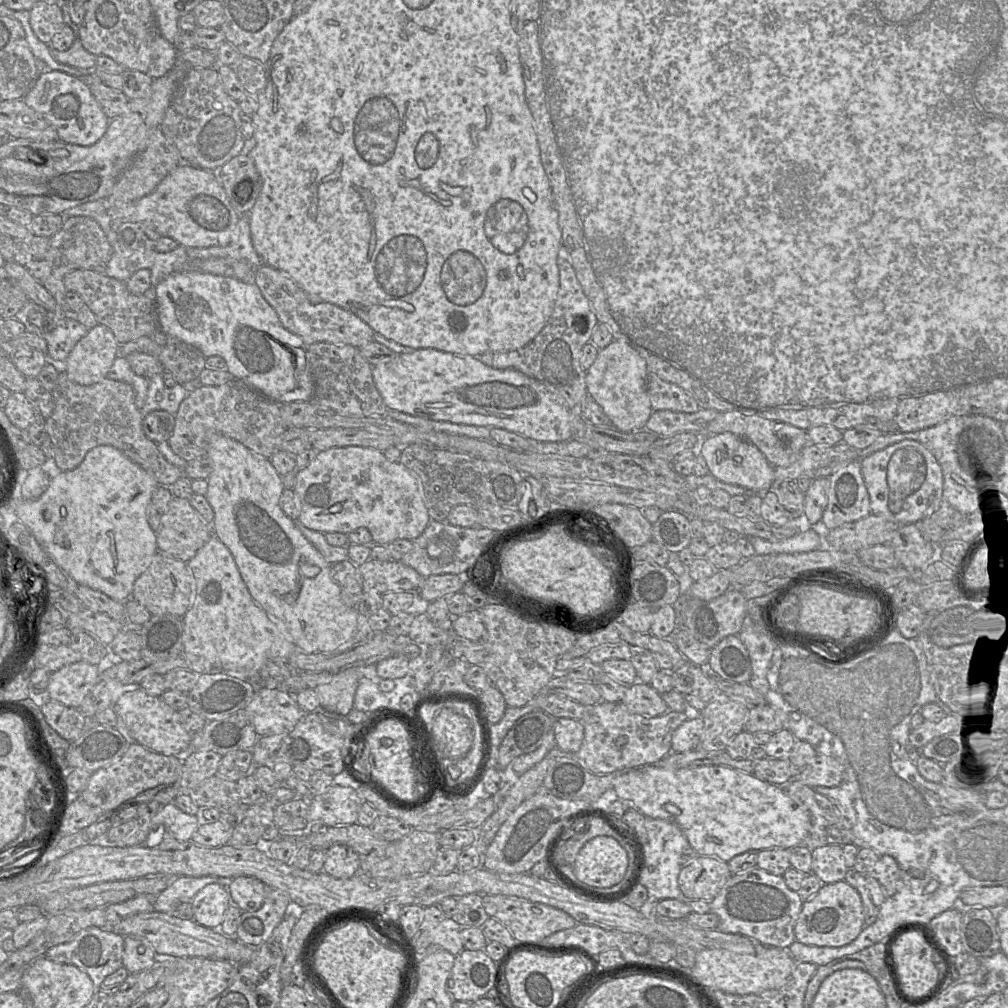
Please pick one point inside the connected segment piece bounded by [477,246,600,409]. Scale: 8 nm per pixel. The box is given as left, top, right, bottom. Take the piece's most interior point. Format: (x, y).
(552, 358)

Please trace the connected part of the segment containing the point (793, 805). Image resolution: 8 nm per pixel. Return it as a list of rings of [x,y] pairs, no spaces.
[[[707,765],[683,769],[643,766],[623,772],[616,779],[613,791],[614,797],[630,802],[646,817],[677,825],[697,855],[714,857],[724,862],[747,851],[790,849],[801,845],[811,828],[809,812],[795,802],[782,786],[726,766]]]

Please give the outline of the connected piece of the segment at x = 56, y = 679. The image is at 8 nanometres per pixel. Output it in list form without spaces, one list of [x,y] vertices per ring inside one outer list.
[[[84,660],[71,663],[52,673],[48,685],[48,699],[78,708],[99,679],[96,665]]]

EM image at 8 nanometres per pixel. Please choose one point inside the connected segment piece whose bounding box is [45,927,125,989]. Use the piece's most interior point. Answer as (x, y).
(98, 952)

